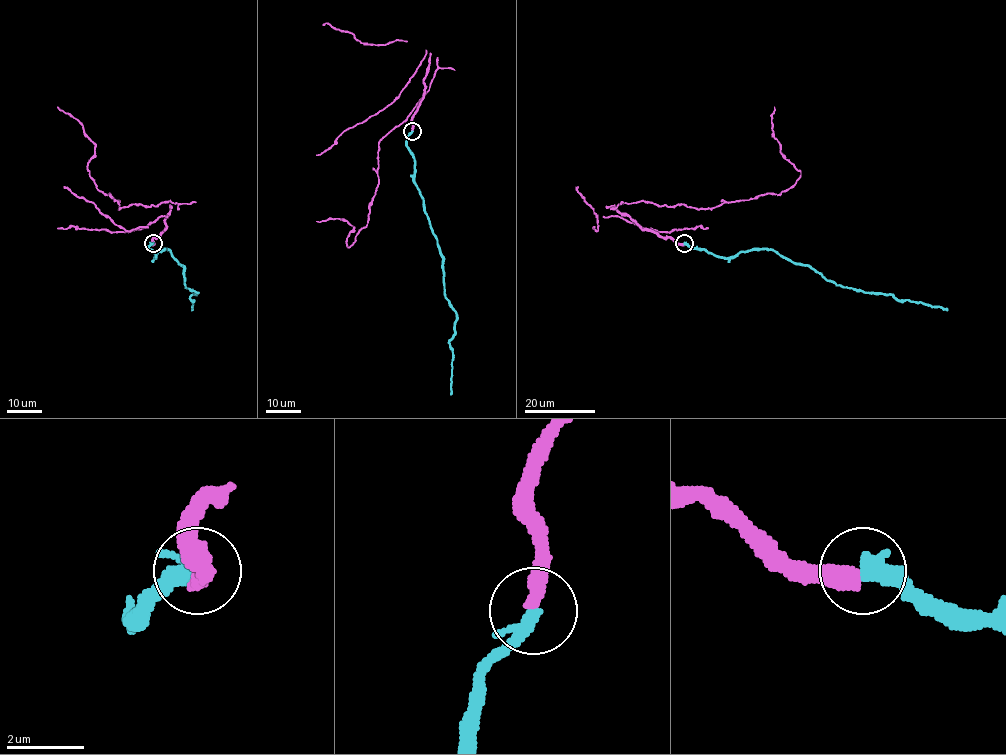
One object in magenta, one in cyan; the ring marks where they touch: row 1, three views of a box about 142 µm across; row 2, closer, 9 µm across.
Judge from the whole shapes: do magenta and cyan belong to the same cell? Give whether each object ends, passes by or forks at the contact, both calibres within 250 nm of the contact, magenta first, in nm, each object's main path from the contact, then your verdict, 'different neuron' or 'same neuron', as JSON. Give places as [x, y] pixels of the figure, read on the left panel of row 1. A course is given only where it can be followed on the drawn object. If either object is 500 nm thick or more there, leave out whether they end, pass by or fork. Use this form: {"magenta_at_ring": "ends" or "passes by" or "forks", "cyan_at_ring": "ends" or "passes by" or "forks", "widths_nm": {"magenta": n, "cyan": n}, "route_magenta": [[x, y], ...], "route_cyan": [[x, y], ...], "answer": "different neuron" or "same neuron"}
{"magenta_at_ring": "ends", "cyan_at_ring": "passes by", "widths_nm": {"magenta": 440, "cyan": 320}, "route_magenta": [[153, 244], [178, 203], [119, 209], [89, 175], [94, 142], [58, 106]], "route_cyan": [[153, 244], [147, 248], [155, 258], [168, 249], [183, 267], [185, 287], [198, 292], [190, 297], [191, 310]], "answer": "same neuron"}

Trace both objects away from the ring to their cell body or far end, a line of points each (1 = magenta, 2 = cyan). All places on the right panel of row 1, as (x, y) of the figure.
1: (684, 244), (641, 229), (611, 208), (643, 201), (712, 209), (791, 187), (801, 172), (773, 135), (774, 106)
2: (684, 244), (734, 258), (752, 249), (770, 249), (792, 261), (805, 264), (837, 284), (891, 294), (948, 310)

